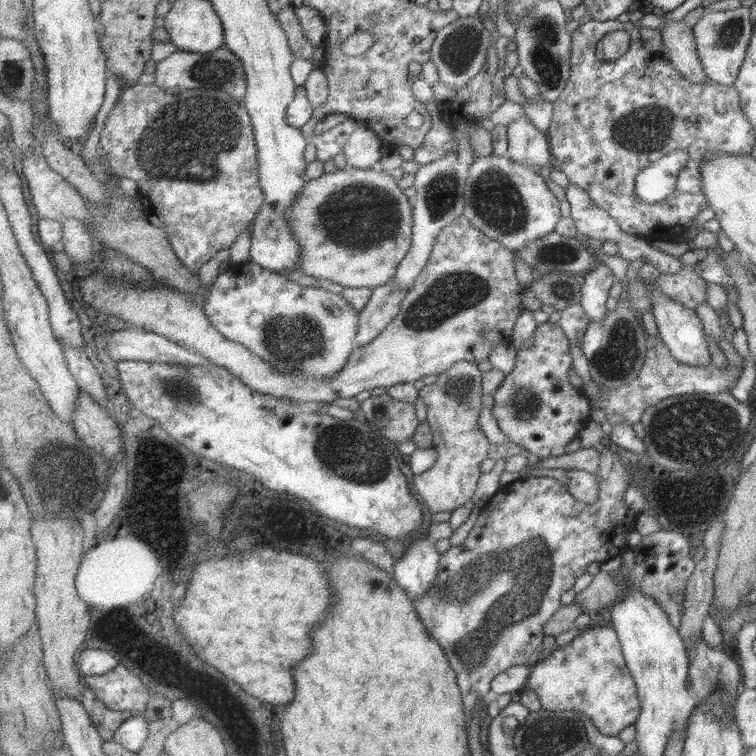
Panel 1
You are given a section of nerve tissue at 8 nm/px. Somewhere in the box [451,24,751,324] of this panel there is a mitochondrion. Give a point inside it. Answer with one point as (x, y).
(499, 204)

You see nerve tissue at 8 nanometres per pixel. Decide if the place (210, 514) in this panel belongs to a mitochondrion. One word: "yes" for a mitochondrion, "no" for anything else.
yes

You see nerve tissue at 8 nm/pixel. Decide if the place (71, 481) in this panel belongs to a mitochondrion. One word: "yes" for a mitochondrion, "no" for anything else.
yes

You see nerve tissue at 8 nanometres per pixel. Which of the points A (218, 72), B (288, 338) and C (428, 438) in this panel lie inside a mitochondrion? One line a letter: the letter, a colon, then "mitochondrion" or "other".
A: mitochondrion
B: mitochondrion
C: other

